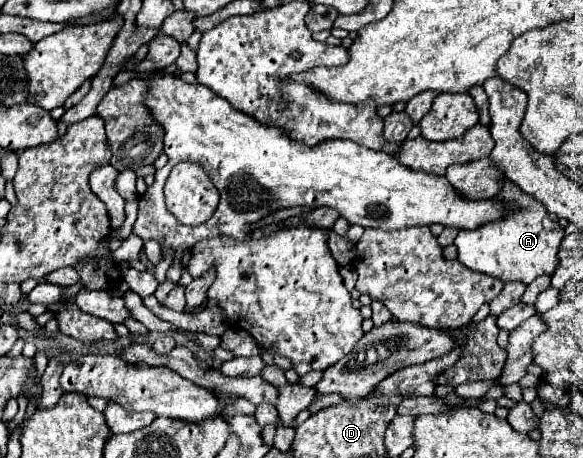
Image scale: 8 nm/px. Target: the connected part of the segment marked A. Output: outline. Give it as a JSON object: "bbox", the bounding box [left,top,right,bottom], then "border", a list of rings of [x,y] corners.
{"bbox":[456,180,564,284],"border":[[[510,180],[504,182],[504,190],[498,198],[506,204],[506,216],[498,222],[480,226],[476,230],[462,230],[456,236],[458,260],[474,272],[496,276],[502,282],[530,284],[538,276],[552,276],[558,268],[558,248],[564,238],[564,230],[558,224],[558,216],[548,214],[544,204],[524,194]]]}

